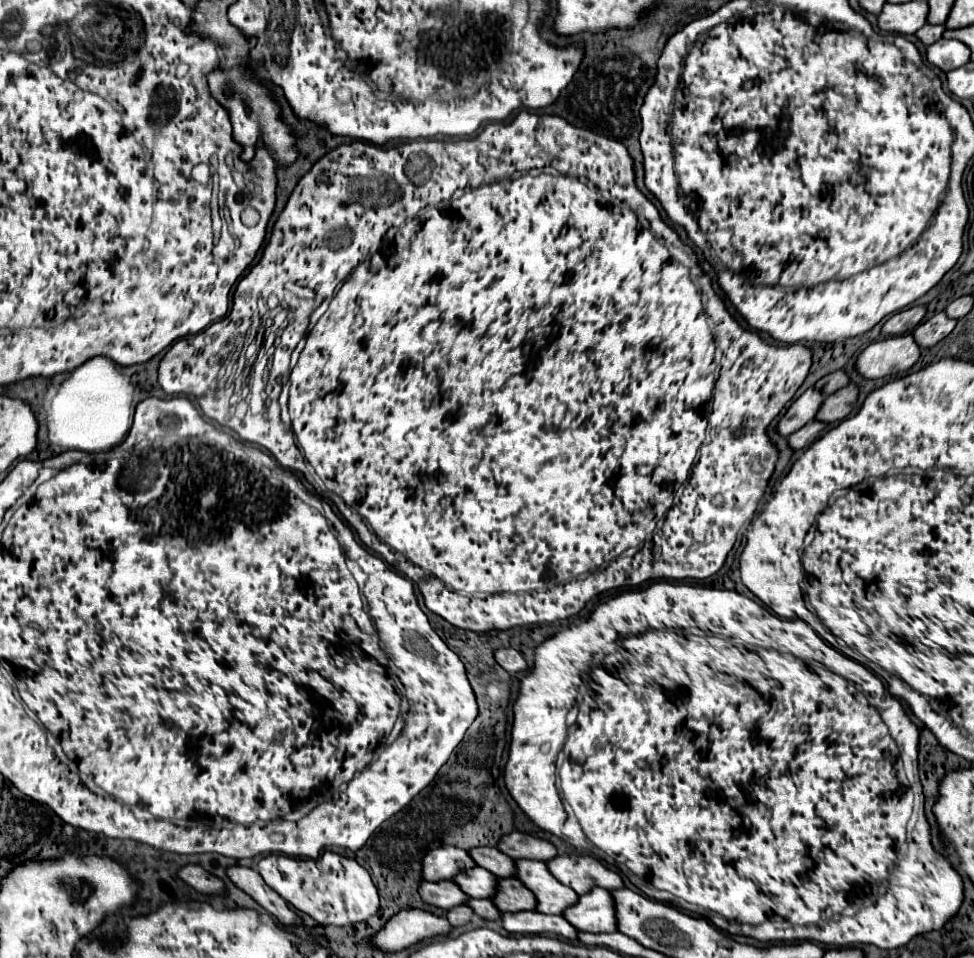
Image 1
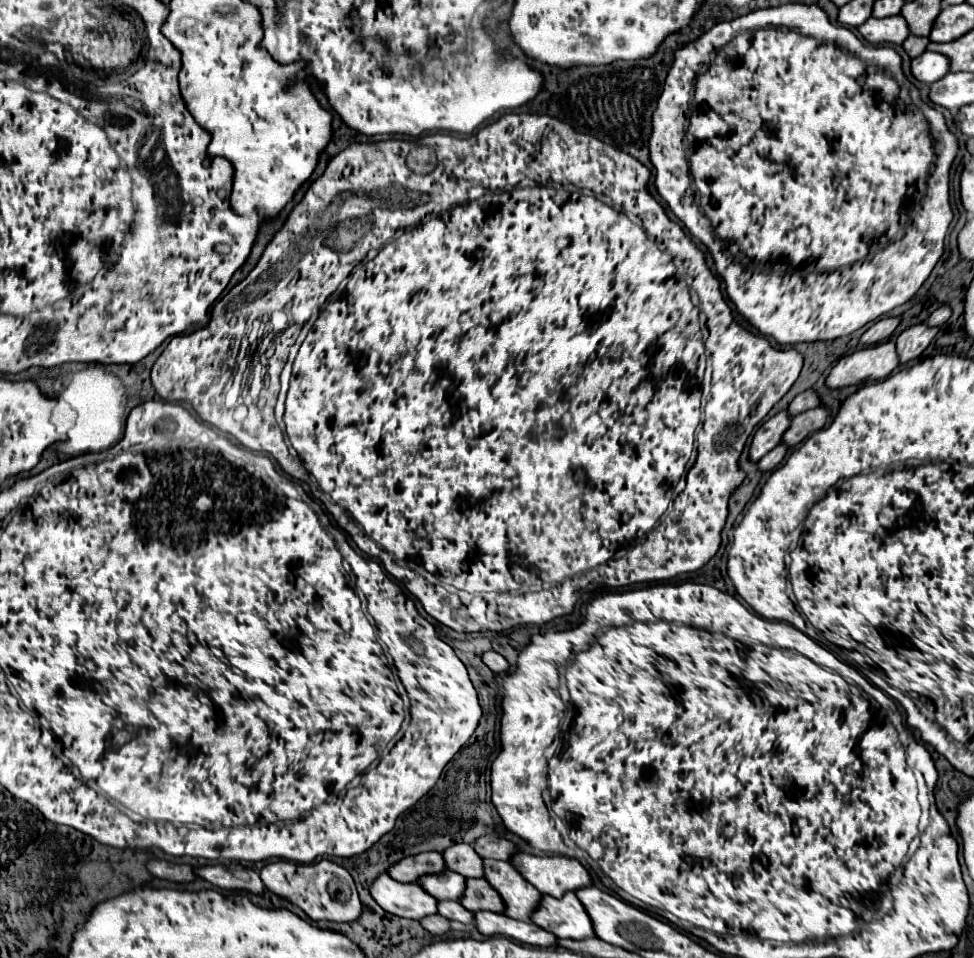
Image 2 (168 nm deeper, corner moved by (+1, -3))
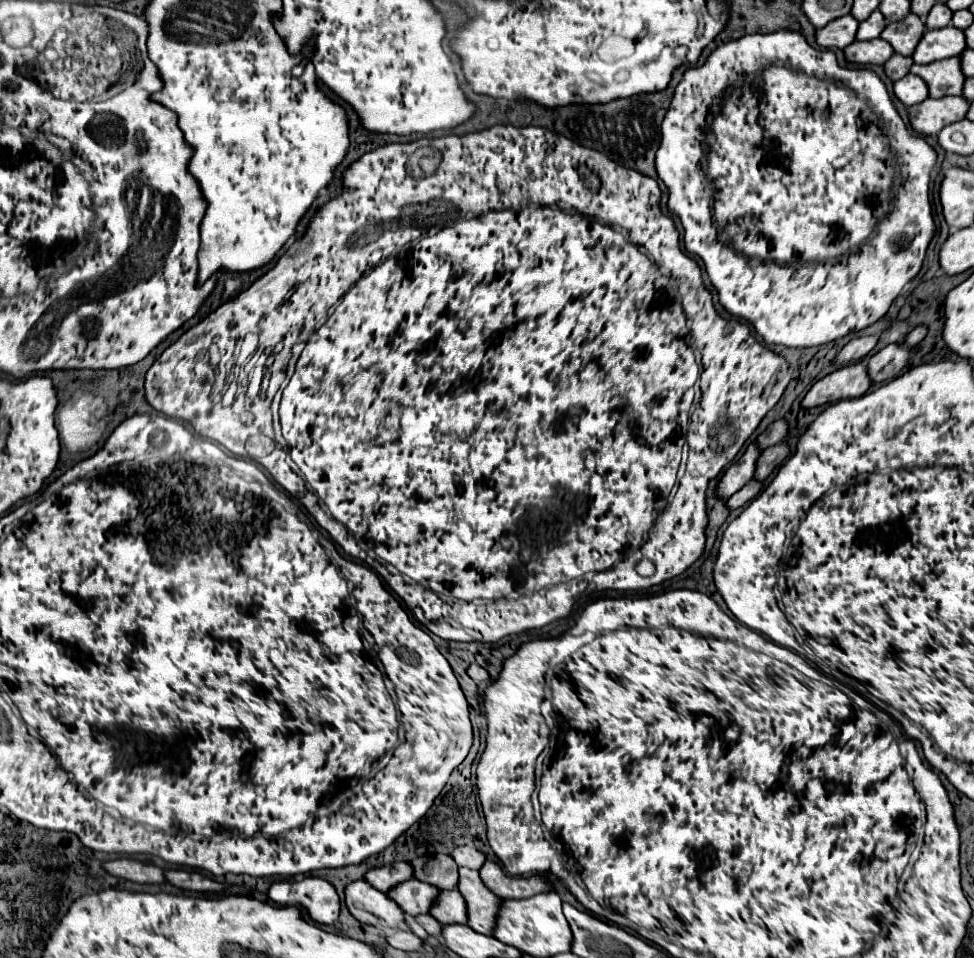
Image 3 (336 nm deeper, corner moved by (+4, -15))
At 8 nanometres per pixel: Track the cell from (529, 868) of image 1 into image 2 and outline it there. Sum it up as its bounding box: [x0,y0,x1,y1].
[484,860,542,920]

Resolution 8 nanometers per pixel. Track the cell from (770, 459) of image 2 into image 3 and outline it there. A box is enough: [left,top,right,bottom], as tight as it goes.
[727,480,763,510]

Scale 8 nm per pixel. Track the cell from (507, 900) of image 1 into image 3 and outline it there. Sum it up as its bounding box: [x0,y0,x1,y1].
[431,890,467,924]

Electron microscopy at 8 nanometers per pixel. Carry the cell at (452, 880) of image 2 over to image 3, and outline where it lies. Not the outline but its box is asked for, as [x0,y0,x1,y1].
[389,880,439,916]

